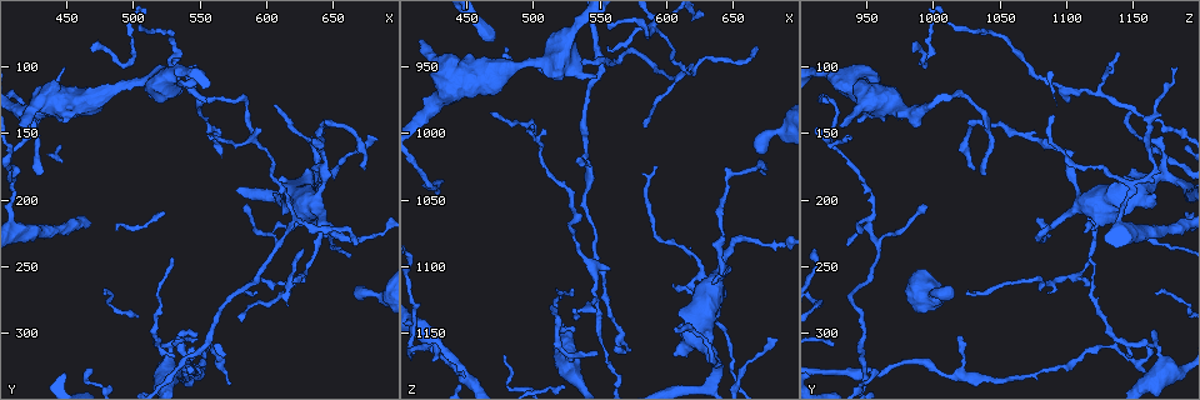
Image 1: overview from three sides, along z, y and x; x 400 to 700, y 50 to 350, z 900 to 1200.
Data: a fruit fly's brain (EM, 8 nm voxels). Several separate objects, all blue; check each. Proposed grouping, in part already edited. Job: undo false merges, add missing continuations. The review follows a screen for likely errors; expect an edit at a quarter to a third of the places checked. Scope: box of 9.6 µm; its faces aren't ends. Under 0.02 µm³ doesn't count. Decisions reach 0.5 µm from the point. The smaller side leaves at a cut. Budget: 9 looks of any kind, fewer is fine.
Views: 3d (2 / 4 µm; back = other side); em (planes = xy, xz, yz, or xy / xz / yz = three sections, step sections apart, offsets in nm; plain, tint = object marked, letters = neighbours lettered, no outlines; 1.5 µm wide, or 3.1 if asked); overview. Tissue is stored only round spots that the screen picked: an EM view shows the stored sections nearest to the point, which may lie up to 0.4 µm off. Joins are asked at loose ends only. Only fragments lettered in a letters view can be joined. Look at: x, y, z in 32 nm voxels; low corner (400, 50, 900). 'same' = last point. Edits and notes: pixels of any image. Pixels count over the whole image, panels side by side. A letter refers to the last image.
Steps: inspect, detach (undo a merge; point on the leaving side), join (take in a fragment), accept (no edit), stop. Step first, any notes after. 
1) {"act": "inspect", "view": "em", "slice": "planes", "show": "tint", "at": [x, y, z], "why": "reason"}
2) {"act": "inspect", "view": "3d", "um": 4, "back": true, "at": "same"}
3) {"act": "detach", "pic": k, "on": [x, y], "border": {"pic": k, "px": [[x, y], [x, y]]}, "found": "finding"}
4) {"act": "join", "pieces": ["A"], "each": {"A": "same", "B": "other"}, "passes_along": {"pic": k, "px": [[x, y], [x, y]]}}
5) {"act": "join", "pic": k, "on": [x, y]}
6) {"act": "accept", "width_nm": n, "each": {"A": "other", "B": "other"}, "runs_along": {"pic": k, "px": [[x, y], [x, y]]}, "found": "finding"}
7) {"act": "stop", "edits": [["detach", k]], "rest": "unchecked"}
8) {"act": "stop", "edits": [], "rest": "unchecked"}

{"act": "inspect", "view": "em", "slice": "yz", "step": 8, "show": "letters", "at": [622, 214, 956], "why": "a fork"}

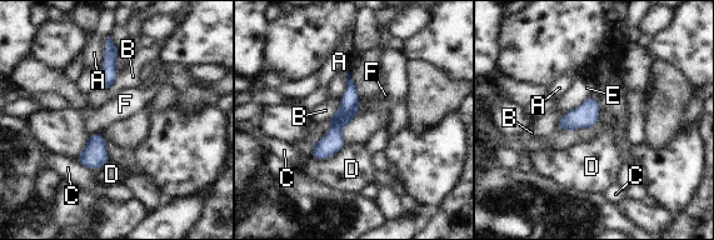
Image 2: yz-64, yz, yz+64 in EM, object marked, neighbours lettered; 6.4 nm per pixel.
{"act": "accept", "each": {"A": "other", "B": "other", "C": "other", "D": "other", "E": "other", "F": "other"}, "border": {"pic": 2, "px": [[346, 145], [326, 158], [309, 155]]}, "found": "one cell here"}

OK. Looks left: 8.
{"act": "inspect", "view": "em", "slice": "yz", "step": 8, "show": "letters", "at": [668, 236, 936], "why": "thin end"}

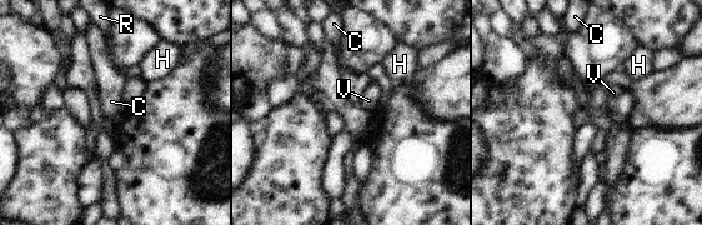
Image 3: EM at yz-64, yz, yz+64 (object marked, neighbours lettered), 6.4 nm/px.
{"act": "inspect", "view": "em", "slice": "planes", "show": "letters", "at": "same"}

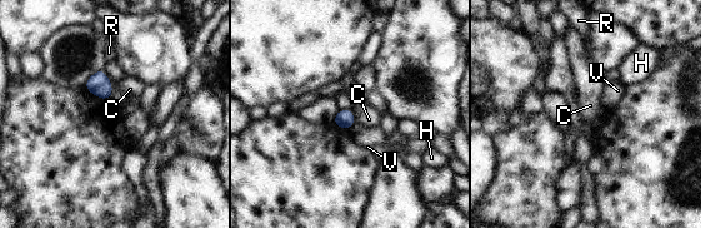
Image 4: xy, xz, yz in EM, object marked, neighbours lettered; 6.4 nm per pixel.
{"act": "accept", "each": {"C": "other", "H": "other", "R": "other", "V": "other"}, "border": {"pic": 4, "px": [[351, 108], [356, 122]]}, "found": "none of them fits"}

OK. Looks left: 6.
{"act": "inspect", "view": "3d", "um": 2, "at": [472, 90, 986], "why": "end of a long branch"}

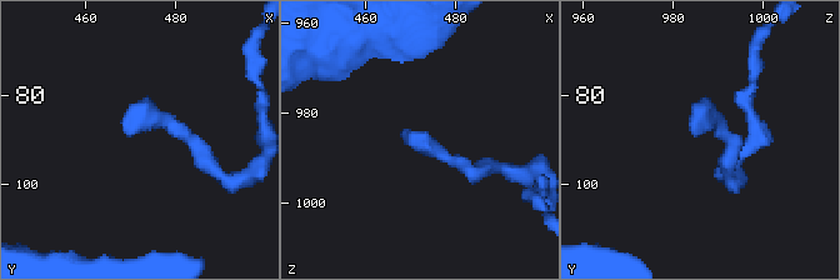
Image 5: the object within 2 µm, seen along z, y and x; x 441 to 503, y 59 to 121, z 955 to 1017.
{"act": "inspect", "view": "em", "slice": "planes", "show": "letters", "at": [470, 89, 985]}

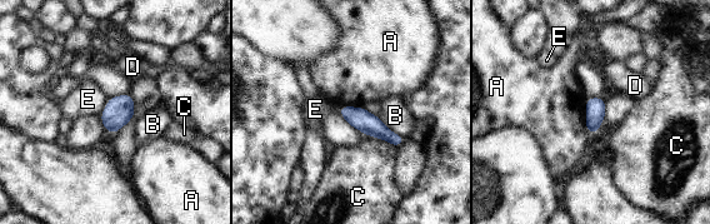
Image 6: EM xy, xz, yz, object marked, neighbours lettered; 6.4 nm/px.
{"act": "accept", "width_nm": 130, "each": {"A": "other", "B": "other", "C": "other", "D": "other", "E": "other"}, "found": "none of them fits"}

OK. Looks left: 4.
{"act": "inspect", "view": "3d", "um": 2, "at": [564, 308, 1162], "why": "thin end"}

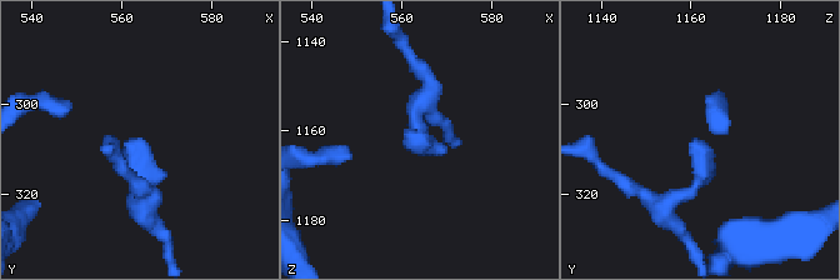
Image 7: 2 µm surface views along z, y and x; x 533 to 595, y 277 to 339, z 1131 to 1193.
{"act": "inspect", "view": "em", "slice": "planes", "show": "tint", "at": [564, 307, 1160], "why": "need the tissue"}

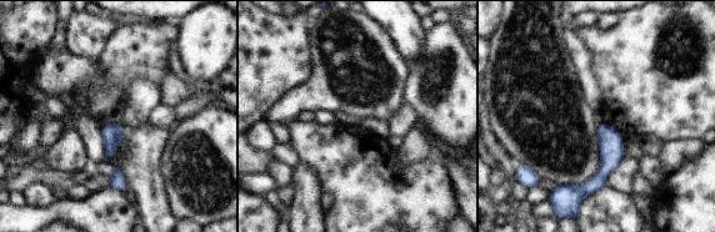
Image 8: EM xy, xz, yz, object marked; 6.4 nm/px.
{"act": "inspect", "view": "em", "slice": "planes", "show": "letters", "at": "same", "why": "what lies round it"}

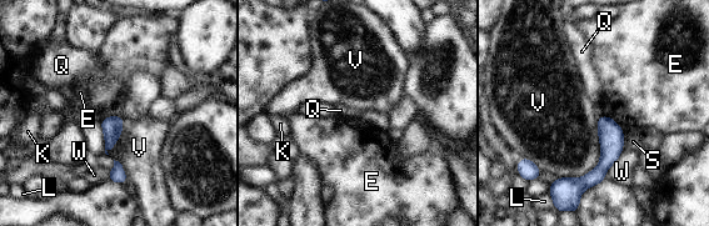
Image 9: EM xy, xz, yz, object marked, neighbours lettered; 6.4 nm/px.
{"act": "accept", "each": {"E": "other", "K": "other", "L": "other", "Q": "other", "S": "other", "V": "other", "W": "other"}, "runs_along": {"pic": 9, "px": [[608, 120], [605, 162], [572, 182]]}, "found": "no lettered fragment goes on from it"}

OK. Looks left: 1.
{"act": "stop", "edits": [], "rest": "unchecked"}

